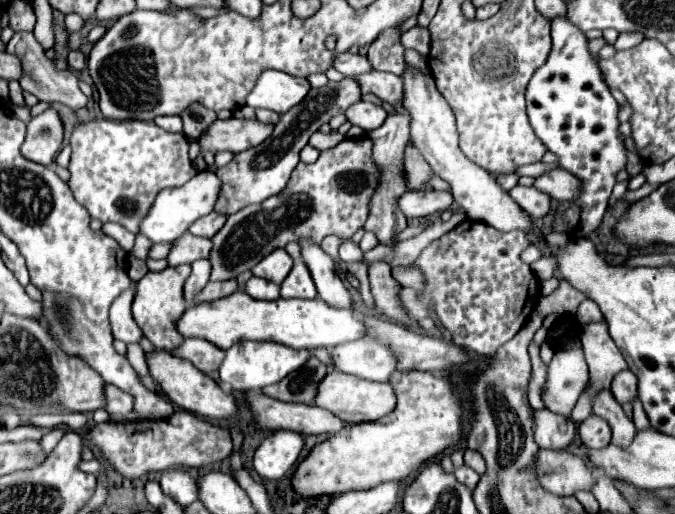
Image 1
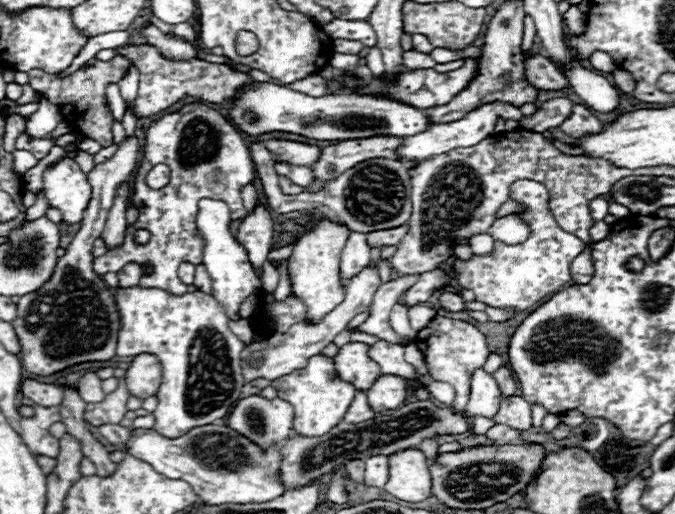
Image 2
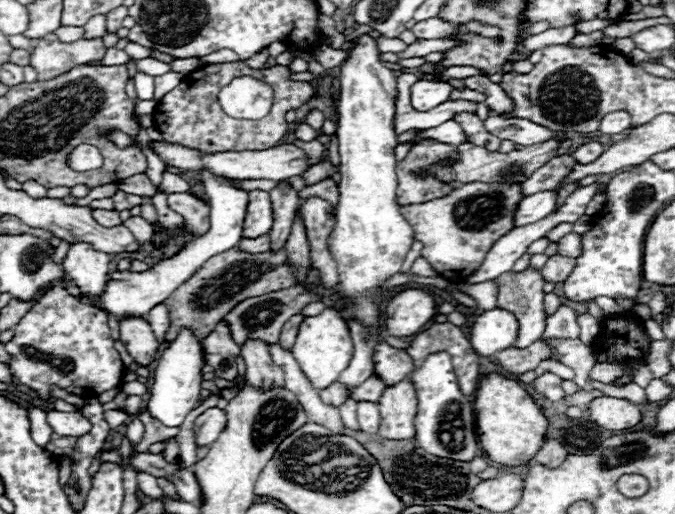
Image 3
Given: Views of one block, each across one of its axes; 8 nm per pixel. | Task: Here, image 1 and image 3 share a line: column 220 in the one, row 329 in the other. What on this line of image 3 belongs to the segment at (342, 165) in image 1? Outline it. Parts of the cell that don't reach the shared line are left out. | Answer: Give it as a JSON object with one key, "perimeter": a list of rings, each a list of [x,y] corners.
{"perimeter":[[[294,286],[294,288],[280,290],[280,292],[276,290],[276,292],[270,292],[270,294],[264,294],[264,296],[256,296],[256,300],[244,300],[244,302],[236,304],[236,308],[232,308],[232,312],[228,312],[228,316],[224,316],[224,322],[228,324],[232,340],[238,346],[242,346],[248,338],[250,340],[262,340],[270,346],[270,344],[278,342],[282,324],[290,316],[298,314],[308,302],[316,302],[316,300],[318,300],[318,294],[314,294],[310,290],[304,290],[304,288]]]}

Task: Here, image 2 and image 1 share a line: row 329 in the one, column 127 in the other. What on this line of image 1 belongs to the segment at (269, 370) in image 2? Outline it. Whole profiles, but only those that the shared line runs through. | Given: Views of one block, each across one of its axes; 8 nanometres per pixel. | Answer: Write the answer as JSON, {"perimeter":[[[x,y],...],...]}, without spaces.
{"perimeter":[[[134,288],[126,290],[118,300],[114,300],[114,304],[110,308],[112,334],[116,340],[122,340],[124,344],[140,344],[140,340],[144,336],[130,312],[132,298],[134,298]]]}

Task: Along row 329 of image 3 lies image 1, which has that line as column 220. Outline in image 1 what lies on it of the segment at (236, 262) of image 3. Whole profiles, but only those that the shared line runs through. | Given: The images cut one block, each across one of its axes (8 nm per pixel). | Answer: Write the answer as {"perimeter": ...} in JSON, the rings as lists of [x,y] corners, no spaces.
{"perimeter":[[[344,78],[342,82],[328,82],[322,88],[310,90],[300,104],[296,104],[294,108],[280,116],[272,136],[268,136],[264,144],[234,154],[232,162],[216,172],[216,176],[222,182],[222,188],[214,210],[220,212],[222,216],[230,216],[236,210],[246,208],[248,204],[260,204],[266,198],[280,194],[280,190],[284,190],[284,186],[288,184],[292,170],[300,162],[300,150],[308,144],[308,138],[322,124],[328,124],[332,116],[344,114],[348,106],[352,106],[358,100],[360,100],[358,82],[350,78]]]}

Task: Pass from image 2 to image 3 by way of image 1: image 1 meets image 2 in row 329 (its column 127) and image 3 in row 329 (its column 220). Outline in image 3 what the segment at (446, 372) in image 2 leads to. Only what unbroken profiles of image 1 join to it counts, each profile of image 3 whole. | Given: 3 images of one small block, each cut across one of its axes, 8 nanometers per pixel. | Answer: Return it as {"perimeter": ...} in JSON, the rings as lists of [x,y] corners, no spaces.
{"perimeter":[[[450,322],[434,324],[432,328],[416,334],[412,346],[408,348],[408,354],[418,368],[430,354],[444,350],[452,356],[452,366],[462,394],[474,394],[478,388],[478,354],[474,352],[460,326],[454,326]]]}

